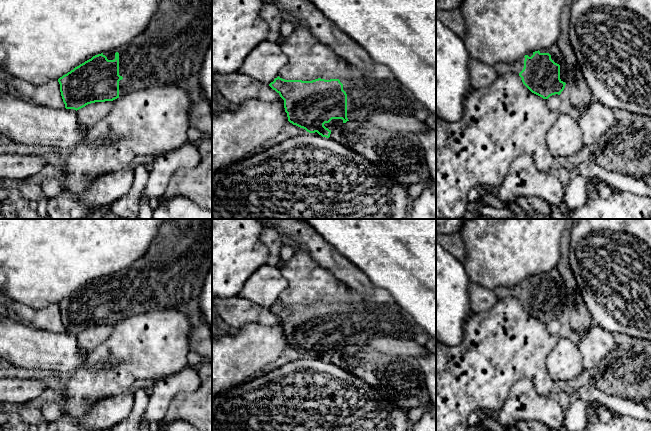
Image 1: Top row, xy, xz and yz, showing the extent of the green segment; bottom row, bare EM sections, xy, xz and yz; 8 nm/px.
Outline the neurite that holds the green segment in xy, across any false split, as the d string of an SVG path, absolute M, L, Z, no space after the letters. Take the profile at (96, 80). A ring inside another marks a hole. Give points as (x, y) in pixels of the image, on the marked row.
M162 0L143 33L125 45L93 56L58 79L65 108L77 111L91 103L113 101L136 90L167 85L184 88L195 101L199 101L201 96L198 77L211 41L212 0L190 0L185 8L178 0Z

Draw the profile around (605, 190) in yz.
M600 181L598 183L598 188L599 188L600 195L603 198L608 198L611 195L611 193L612 193L612 188L605 181Z

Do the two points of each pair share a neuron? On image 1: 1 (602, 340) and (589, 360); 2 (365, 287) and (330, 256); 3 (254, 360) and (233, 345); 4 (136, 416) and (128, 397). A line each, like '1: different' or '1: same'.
1: same
2: same
3: same
4: different

